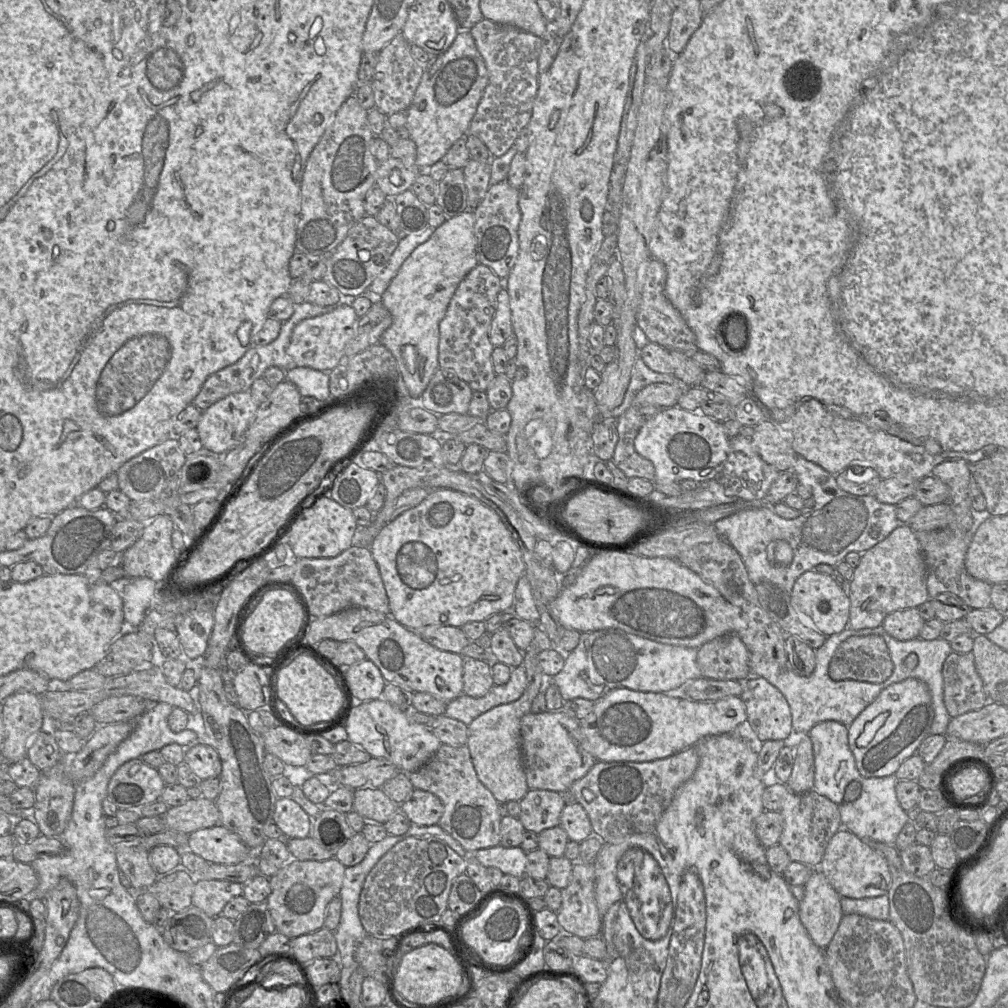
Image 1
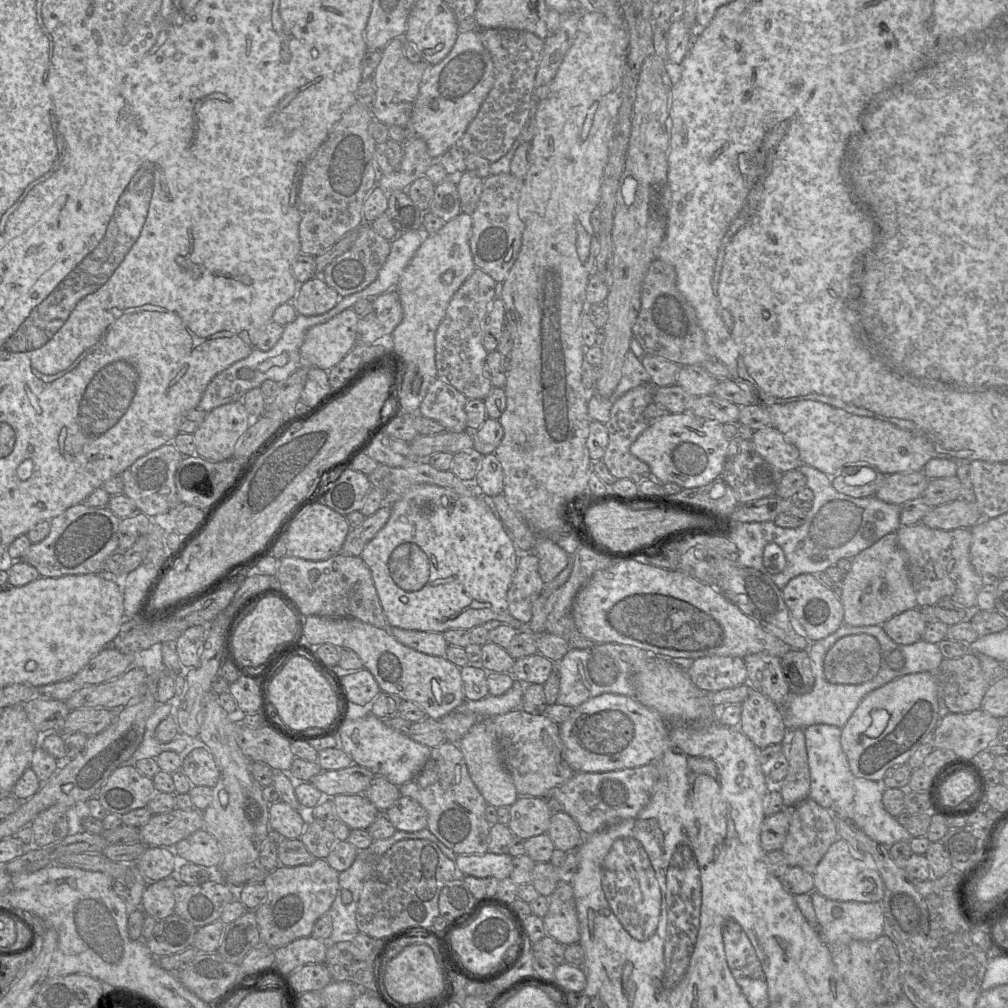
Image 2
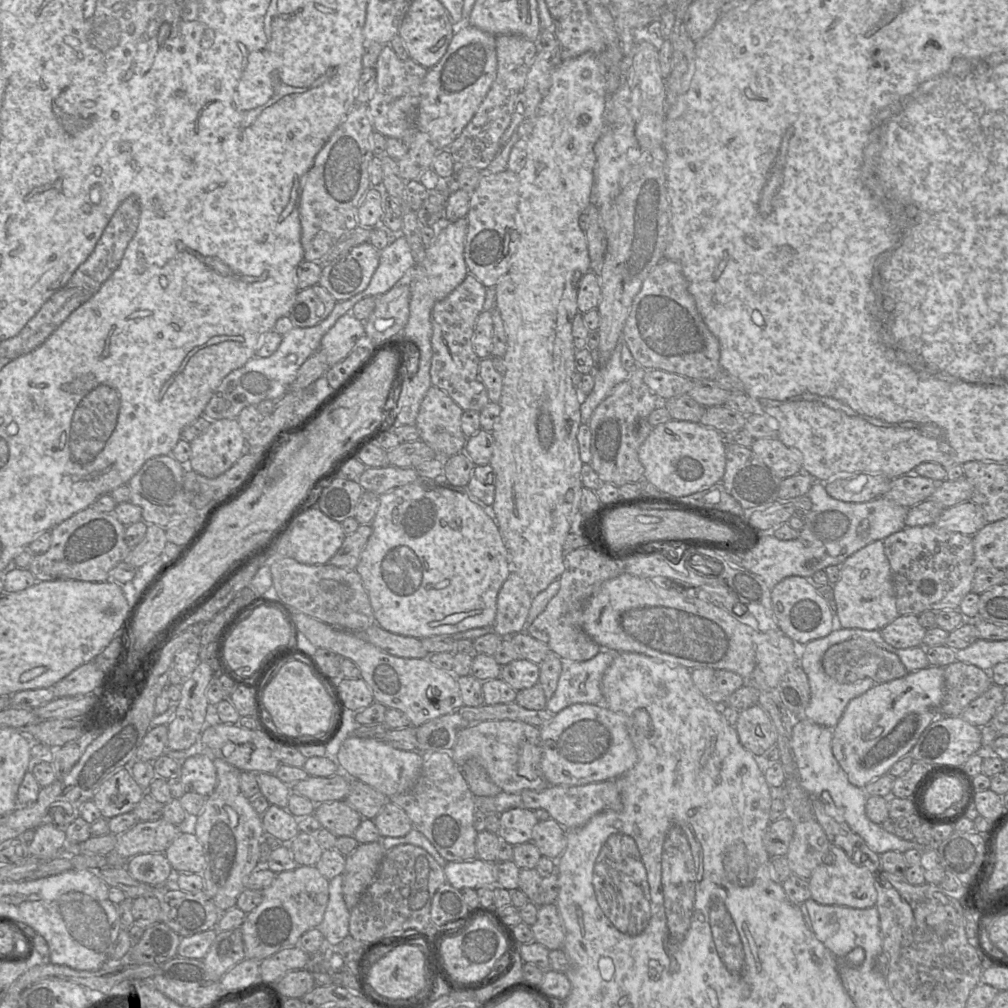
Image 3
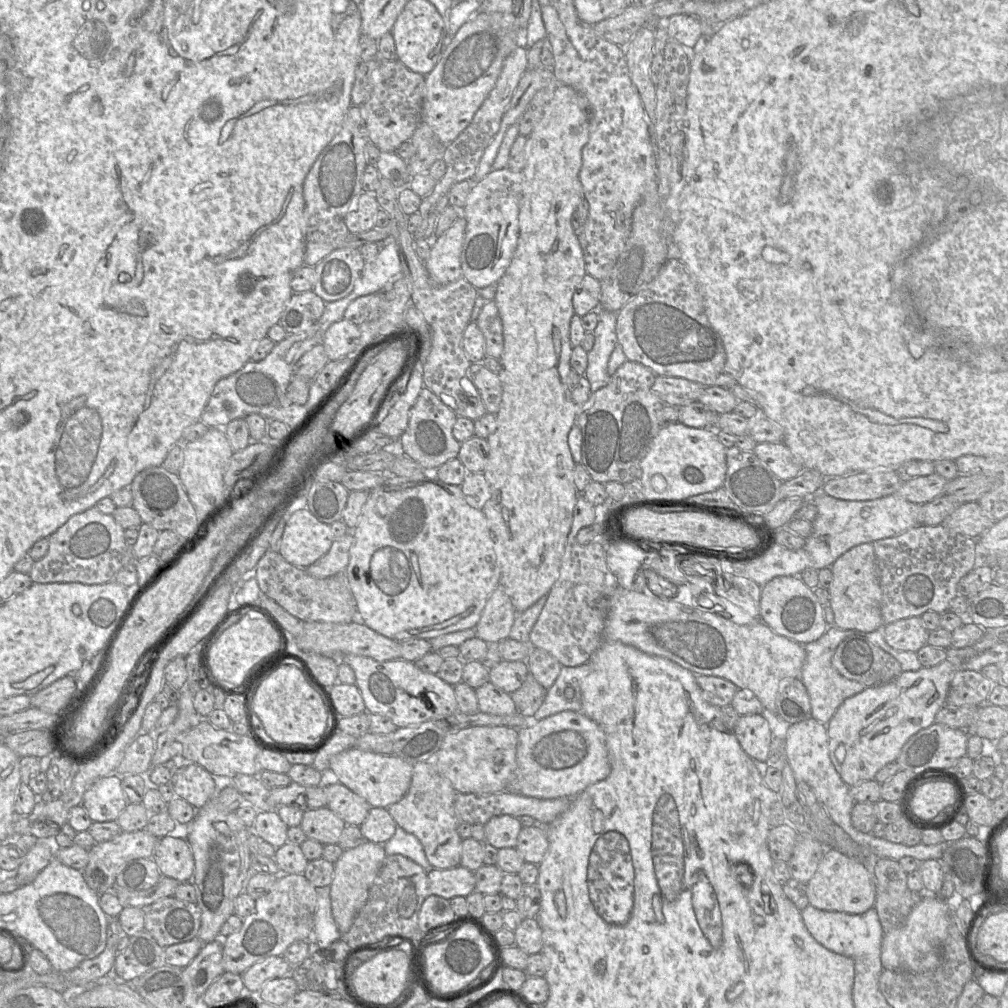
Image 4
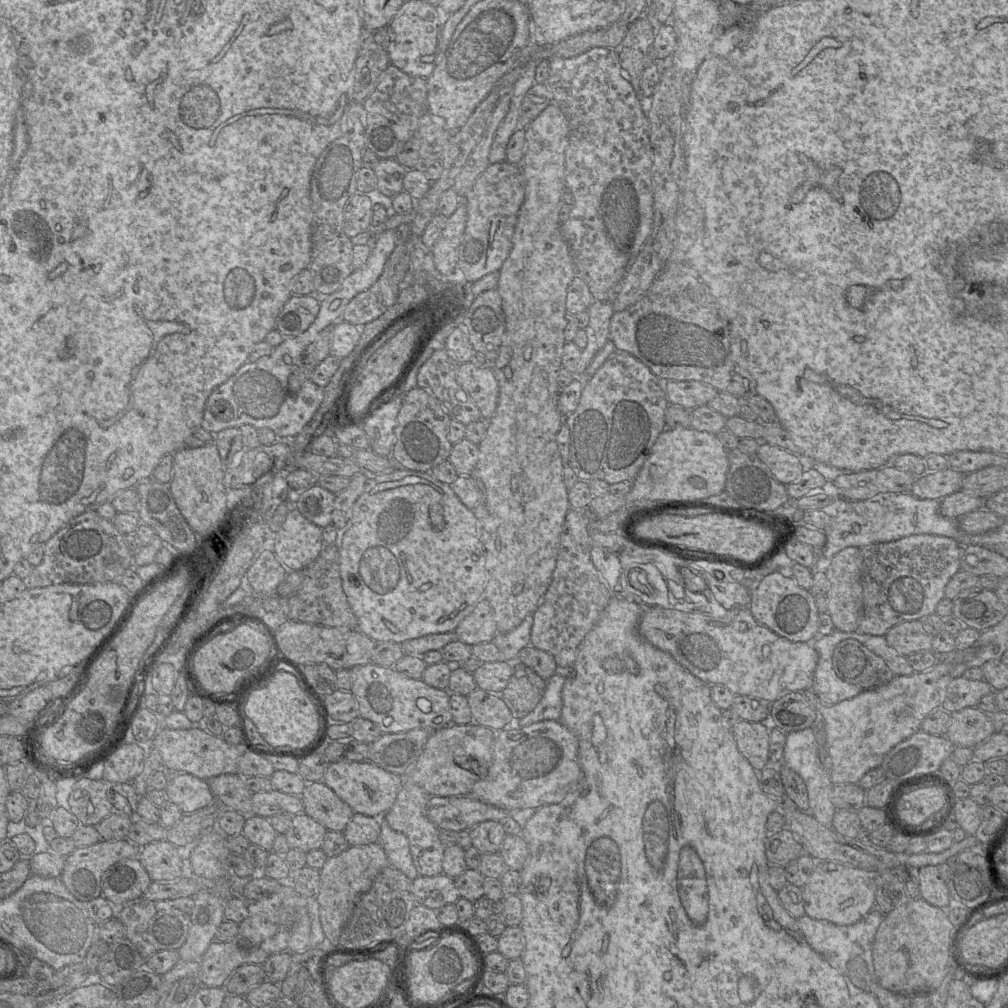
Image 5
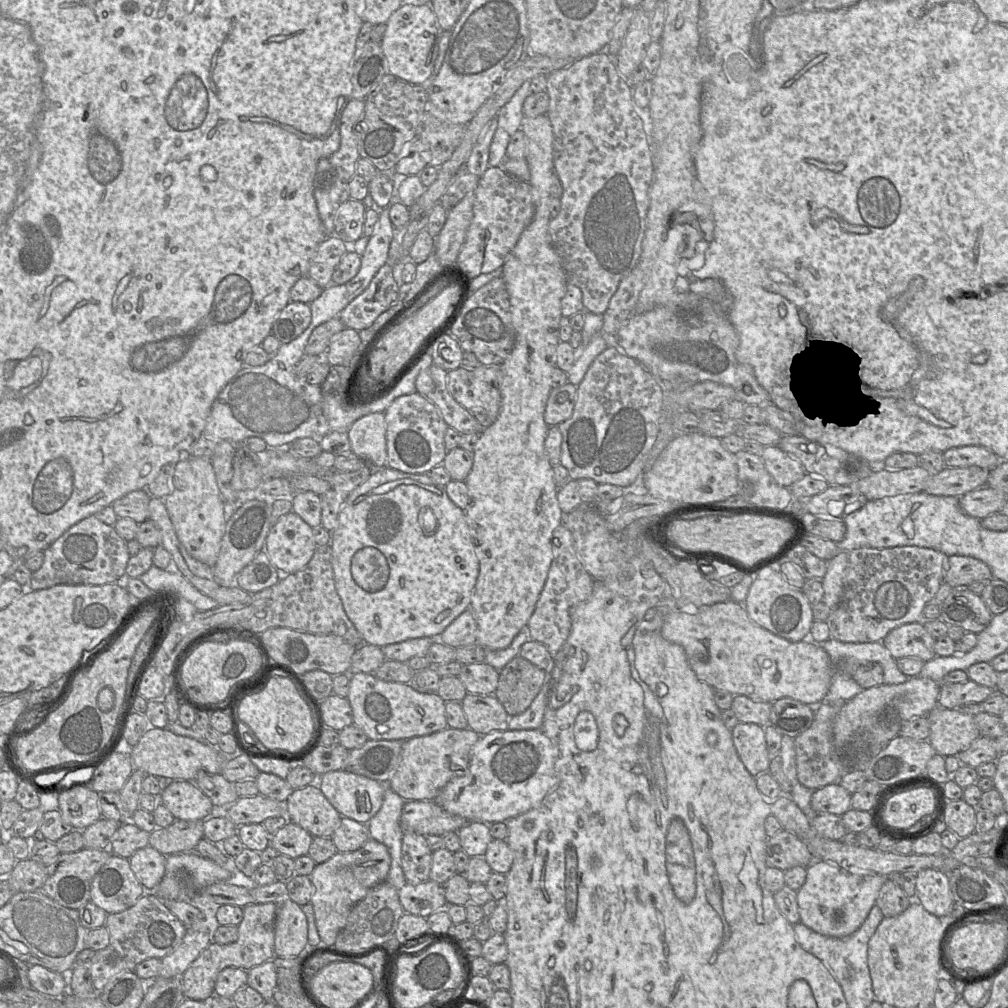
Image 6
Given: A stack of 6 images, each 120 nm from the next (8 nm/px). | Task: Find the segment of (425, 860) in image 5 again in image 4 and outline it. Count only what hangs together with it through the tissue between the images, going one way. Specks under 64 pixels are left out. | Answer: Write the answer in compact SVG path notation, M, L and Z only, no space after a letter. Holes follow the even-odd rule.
M421 761L413 765L411 784L405 796L386 808L397 826L417 837L433 869L449 869L460 865L463 839L457 832L460 824L454 809L457 794L451 782L431 762Z

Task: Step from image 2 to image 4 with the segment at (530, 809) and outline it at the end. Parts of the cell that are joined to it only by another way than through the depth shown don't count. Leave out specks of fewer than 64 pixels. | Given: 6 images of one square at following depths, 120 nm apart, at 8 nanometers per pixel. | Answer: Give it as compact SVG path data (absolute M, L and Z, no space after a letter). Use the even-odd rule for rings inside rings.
M511 815L495 816L484 824L485 841L497 849L515 847L521 829L519 818Z

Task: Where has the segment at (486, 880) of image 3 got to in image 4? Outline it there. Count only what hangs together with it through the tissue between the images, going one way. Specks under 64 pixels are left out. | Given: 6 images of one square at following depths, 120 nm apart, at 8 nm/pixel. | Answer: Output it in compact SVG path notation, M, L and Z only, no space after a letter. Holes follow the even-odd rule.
M463 866L449 869L432 869L427 872L429 895L437 895L445 899L456 896L467 897L475 891L474 872Z

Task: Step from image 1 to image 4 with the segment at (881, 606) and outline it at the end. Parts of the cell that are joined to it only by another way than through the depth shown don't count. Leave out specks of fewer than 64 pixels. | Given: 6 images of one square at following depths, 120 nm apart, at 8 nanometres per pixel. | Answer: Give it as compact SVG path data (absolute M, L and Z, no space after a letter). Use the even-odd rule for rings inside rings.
M863 543L851 548L830 568L833 581L829 592L834 625L842 630L857 630L863 633L882 629L884 626L881 616L882 591L873 543Z

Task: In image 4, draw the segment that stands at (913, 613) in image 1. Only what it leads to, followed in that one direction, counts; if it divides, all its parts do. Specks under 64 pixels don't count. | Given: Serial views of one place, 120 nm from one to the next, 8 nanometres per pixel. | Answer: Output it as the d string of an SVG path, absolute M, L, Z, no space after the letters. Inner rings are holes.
M910 617L884 625L882 628L886 642L899 651L918 652L928 644L929 631L921 617Z

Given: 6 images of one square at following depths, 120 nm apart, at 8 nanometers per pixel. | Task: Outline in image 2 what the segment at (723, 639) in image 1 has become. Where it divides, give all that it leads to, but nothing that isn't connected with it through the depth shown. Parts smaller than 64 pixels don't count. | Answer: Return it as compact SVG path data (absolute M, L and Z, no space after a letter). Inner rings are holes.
M706 656L693 660L690 679L704 692L734 688L748 680L745 660L738 656Z

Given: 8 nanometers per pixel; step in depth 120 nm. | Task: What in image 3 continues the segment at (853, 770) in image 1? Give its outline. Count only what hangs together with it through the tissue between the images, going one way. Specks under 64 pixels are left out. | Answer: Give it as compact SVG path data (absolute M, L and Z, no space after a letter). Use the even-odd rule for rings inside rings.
M796 720L792 727L791 747L798 767L798 777L801 786L810 798L819 799L819 796L822 796L822 792L828 792L835 807L844 816L849 827L864 839L871 850L879 855L887 851L904 853L910 849L918 849L923 853L924 846L919 845L914 840L910 841L899 838L868 819L865 812L868 795L864 789L854 786L848 780L847 774L833 754L832 740L832 729L820 726L810 720Z

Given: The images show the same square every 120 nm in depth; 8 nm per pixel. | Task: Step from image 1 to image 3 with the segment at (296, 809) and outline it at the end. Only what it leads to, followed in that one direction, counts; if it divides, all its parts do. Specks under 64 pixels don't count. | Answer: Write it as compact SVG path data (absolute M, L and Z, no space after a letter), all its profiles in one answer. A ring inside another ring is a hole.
M270 805L261 815L264 832L276 837L283 844L290 843L299 833L298 818L287 809Z

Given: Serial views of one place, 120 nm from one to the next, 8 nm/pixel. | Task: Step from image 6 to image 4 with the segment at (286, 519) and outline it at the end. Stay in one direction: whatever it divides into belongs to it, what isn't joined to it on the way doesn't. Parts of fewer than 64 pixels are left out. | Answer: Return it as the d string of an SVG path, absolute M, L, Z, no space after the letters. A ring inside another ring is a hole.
M306 507L289 517L279 553L288 563L306 569L323 557L334 541L330 525L319 521Z

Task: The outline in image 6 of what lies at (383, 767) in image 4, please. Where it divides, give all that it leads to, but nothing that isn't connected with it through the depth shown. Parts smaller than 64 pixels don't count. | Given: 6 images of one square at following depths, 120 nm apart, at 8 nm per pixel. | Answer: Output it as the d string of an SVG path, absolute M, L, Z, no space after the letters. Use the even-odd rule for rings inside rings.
M341 769L317 779L322 793L342 817L367 824L380 810L387 783Z

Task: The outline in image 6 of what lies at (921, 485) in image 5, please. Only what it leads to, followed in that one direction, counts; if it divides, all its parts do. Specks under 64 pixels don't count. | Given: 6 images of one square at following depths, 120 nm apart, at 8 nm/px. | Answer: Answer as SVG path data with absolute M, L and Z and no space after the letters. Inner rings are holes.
M978 466L945 467L925 483L924 492L936 496L961 497L985 486L990 470Z

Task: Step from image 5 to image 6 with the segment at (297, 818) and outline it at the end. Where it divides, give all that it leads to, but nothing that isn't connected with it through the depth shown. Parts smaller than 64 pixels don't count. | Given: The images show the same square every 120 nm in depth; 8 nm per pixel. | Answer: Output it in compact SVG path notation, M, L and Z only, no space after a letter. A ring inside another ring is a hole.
M288 821L270 838L270 845L280 854L295 859L307 855L313 836L297 824Z

